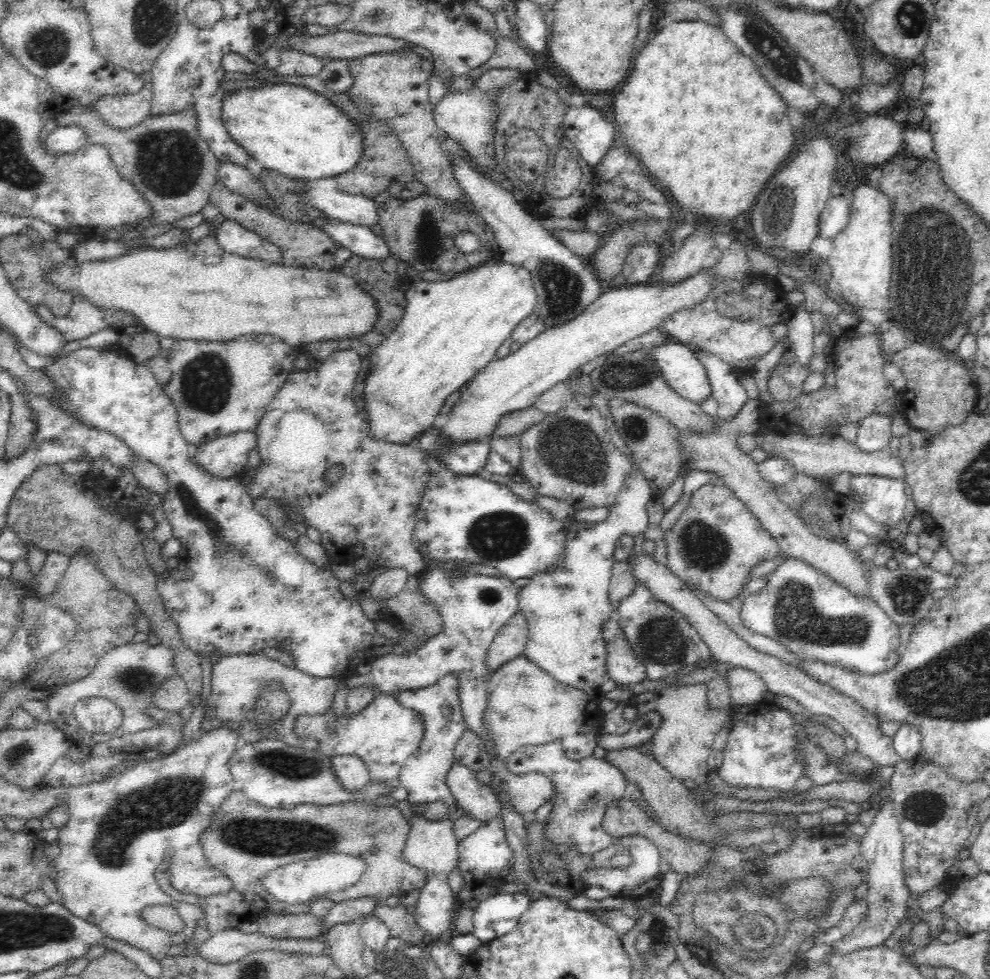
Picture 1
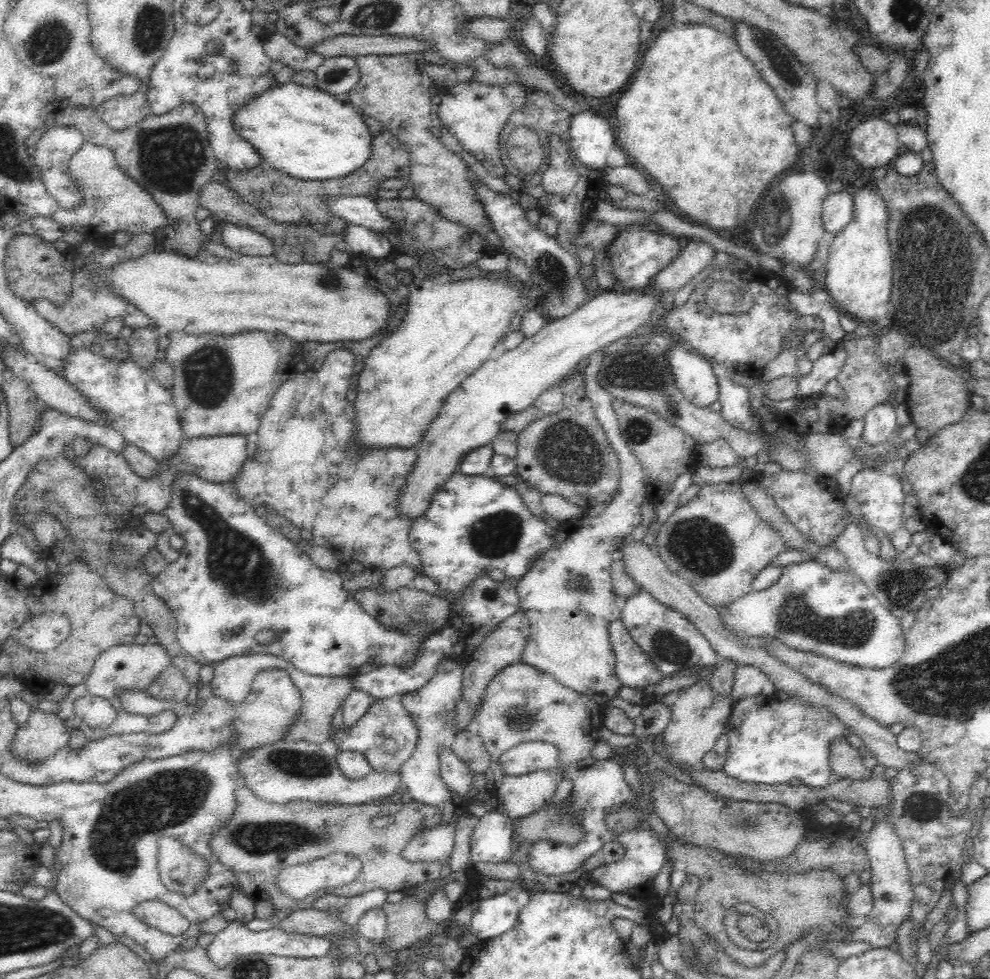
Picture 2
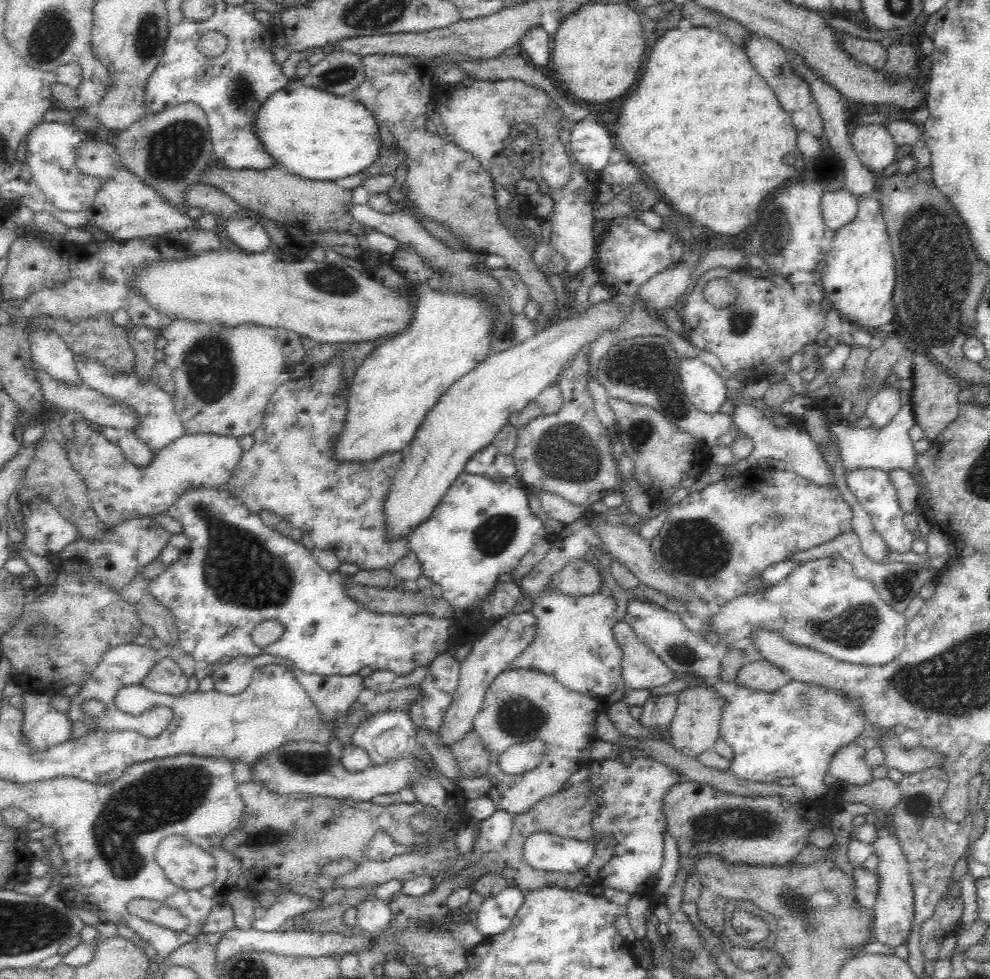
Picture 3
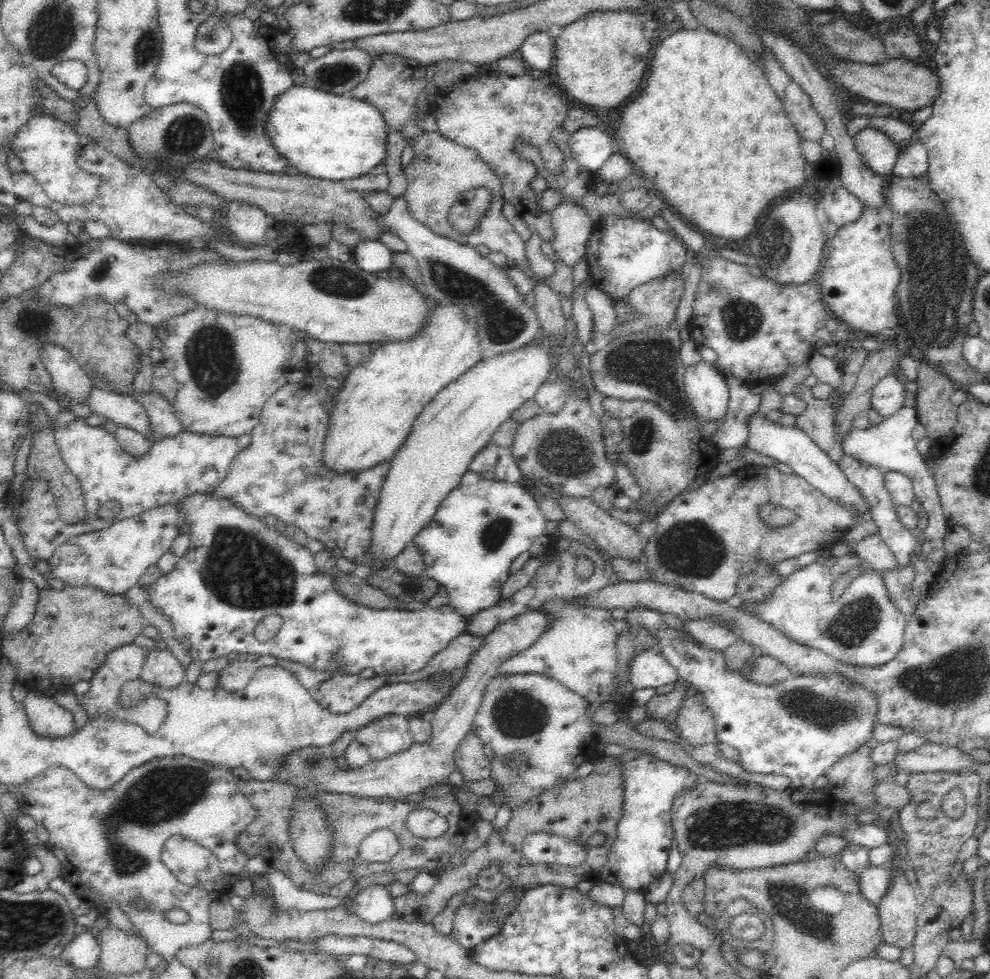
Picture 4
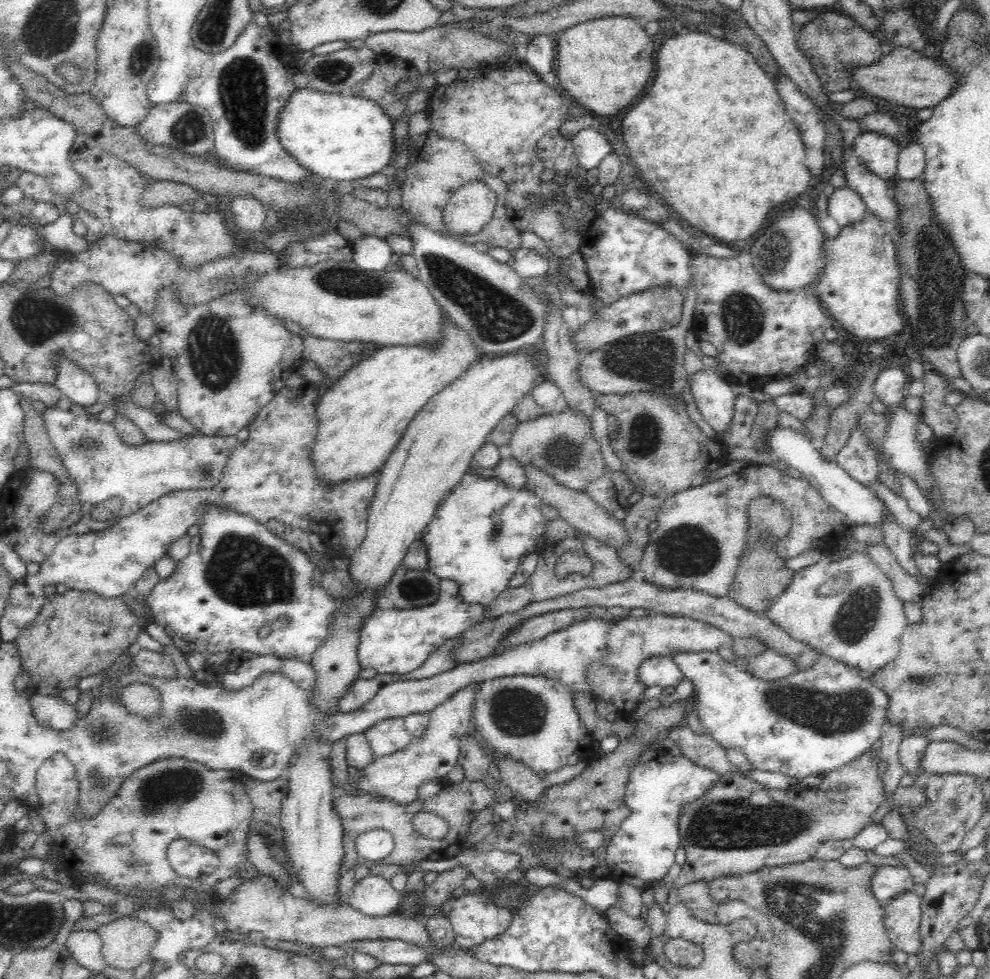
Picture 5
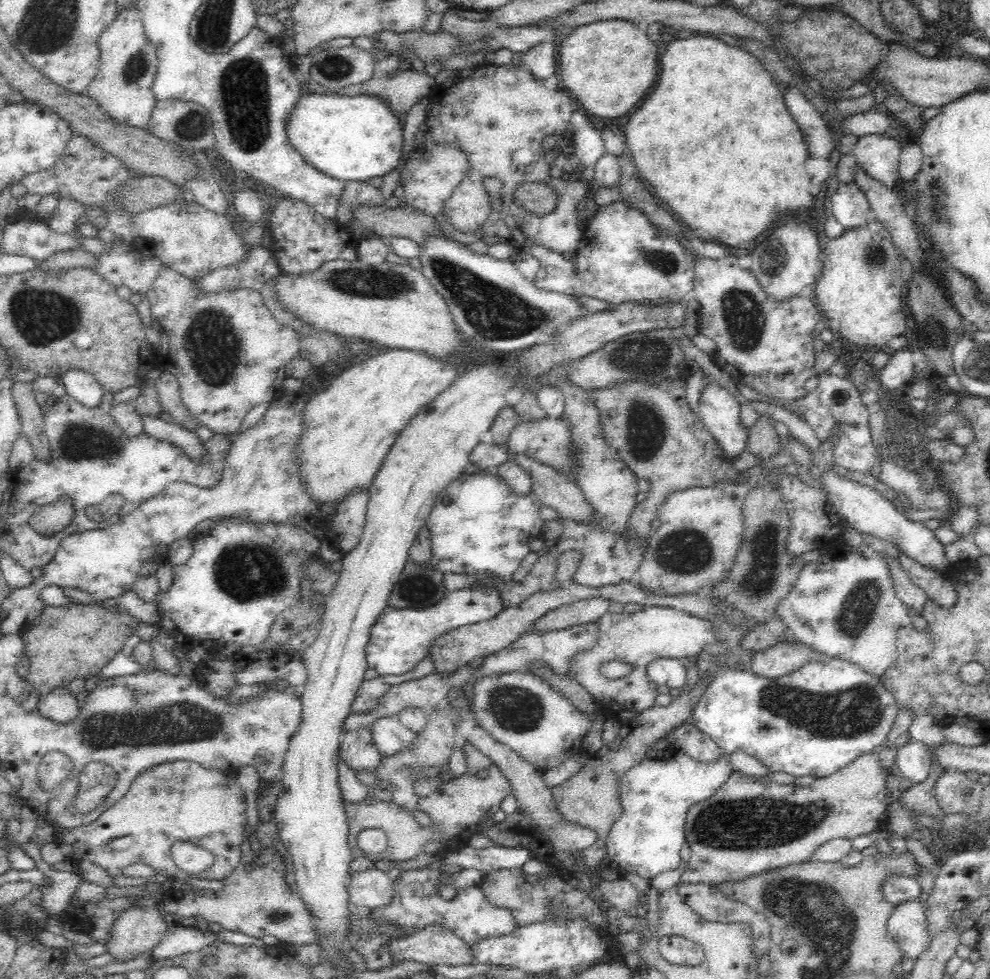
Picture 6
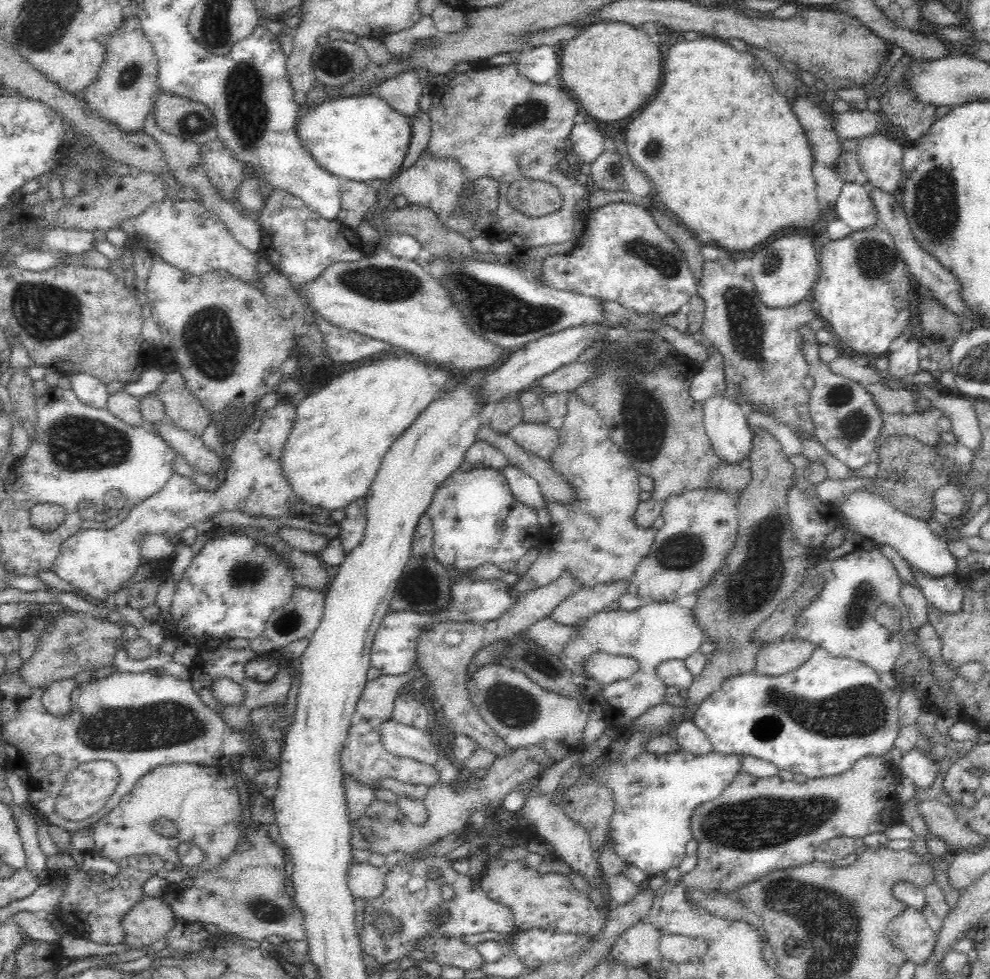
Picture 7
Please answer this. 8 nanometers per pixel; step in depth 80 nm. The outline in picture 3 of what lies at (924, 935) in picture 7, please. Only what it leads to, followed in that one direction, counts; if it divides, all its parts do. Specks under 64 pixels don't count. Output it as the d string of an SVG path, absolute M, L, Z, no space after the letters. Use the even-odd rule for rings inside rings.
M882 827L876 830L876 840L871 844L872 853L877 856L878 862L876 873L878 873L878 893L875 906L872 908L872 931L875 941L897 947L904 944L908 934L911 932L914 911L915 893L912 887L912 879L908 870L907 858L899 845L895 834L888 832Z

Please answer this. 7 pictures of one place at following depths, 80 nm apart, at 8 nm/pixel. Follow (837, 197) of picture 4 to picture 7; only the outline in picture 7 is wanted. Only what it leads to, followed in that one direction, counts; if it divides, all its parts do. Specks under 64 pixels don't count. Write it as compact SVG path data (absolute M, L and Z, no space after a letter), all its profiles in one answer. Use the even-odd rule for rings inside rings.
M845 182L834 205L836 218L850 226L853 231L864 230L878 223L872 199L864 185Z

